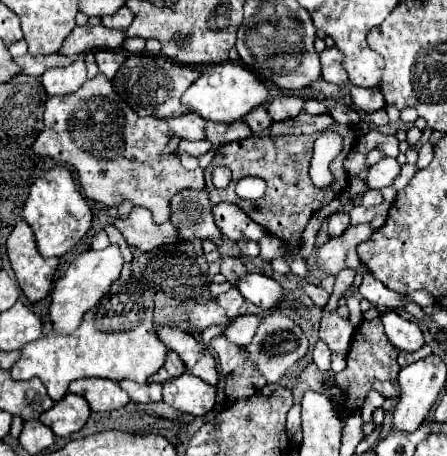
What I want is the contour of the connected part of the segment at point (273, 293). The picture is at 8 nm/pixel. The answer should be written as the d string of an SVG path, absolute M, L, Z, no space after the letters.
M254 271L242 275L234 287L244 295L244 299L248 299L250 303L254 303L256 307L264 311L270 311L272 307L280 305L284 299L276 279L262 273L254 273Z

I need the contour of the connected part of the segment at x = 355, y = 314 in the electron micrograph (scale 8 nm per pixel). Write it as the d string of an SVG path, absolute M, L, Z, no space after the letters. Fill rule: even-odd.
M353 295L348 296L346 298L347 300L347 306L351 306L351 313L352 314L352 324L355 328L360 325L360 323L363 321L362 312L360 308L360 301L354 297Z

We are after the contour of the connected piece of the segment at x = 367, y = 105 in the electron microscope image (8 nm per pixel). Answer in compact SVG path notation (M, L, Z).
M352 87L350 89L350 97L354 101L354 105L366 113L372 113L372 111L378 111L378 109L384 109L386 101L382 97L382 93L378 91L378 87Z

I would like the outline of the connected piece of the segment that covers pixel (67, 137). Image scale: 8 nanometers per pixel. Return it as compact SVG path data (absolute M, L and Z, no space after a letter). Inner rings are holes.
M98 73L94 79L86 79L84 85L72 93L72 95L58 95L50 97L46 101L44 109L44 129L40 131L38 139L34 141L32 149L36 155L52 157L58 163L70 167L76 171L82 191L88 199L100 201L106 207L118 207L120 201L132 201L134 205L142 205L152 211L156 223L164 223L170 217L170 199L176 191L186 187L204 187L204 171L186 171L176 155L162 157L162 151L166 143L170 141L170 129L166 121L156 117L140 117L120 95L116 93L110 79L104 77L104 73Z

